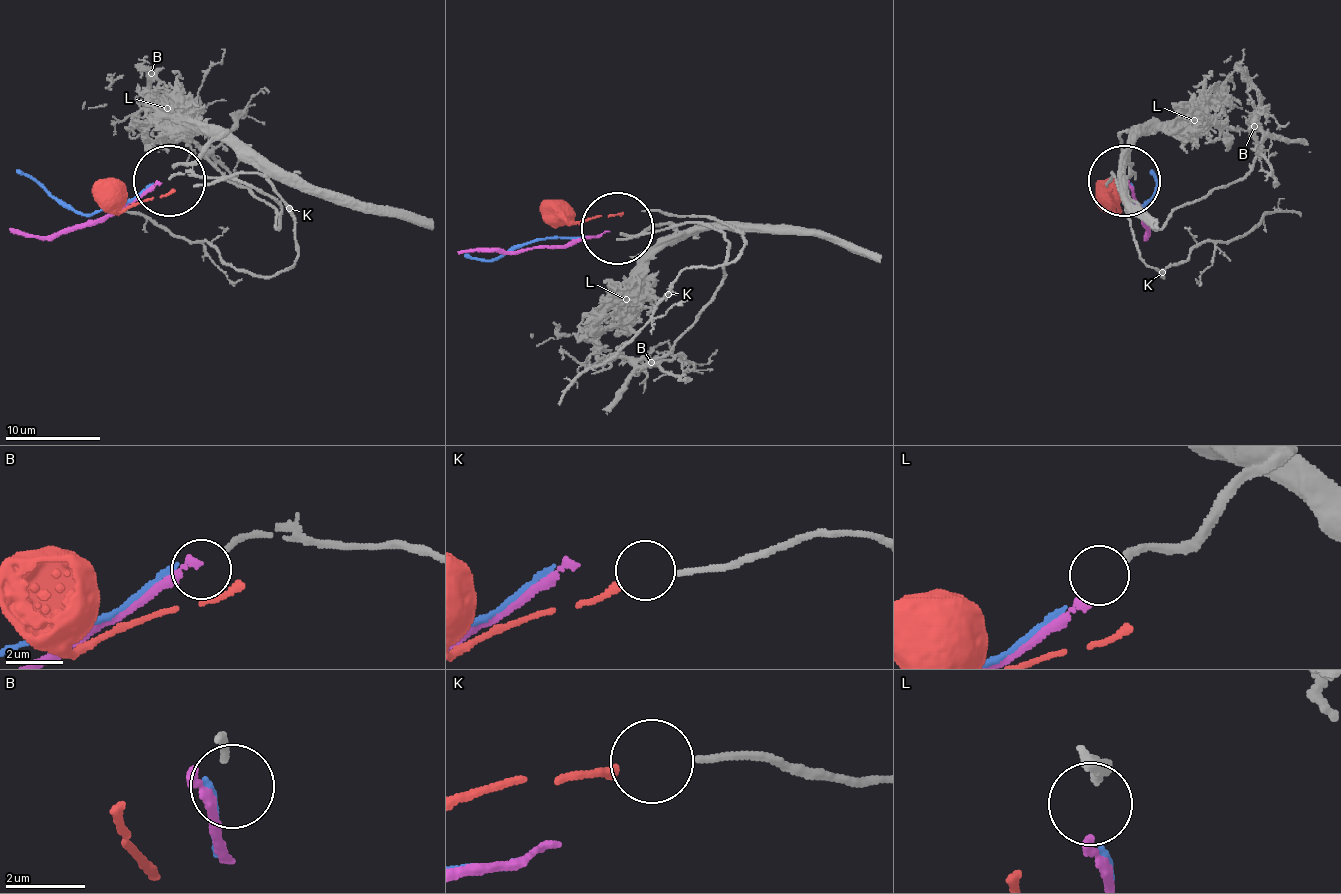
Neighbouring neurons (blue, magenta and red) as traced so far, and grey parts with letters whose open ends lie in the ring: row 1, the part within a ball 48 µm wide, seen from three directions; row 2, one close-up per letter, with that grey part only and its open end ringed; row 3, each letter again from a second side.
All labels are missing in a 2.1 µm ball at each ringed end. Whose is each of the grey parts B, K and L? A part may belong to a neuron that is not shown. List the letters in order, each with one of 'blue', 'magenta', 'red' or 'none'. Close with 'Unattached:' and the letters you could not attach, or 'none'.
B: none
K: red
L: magenta
Unattached: B

